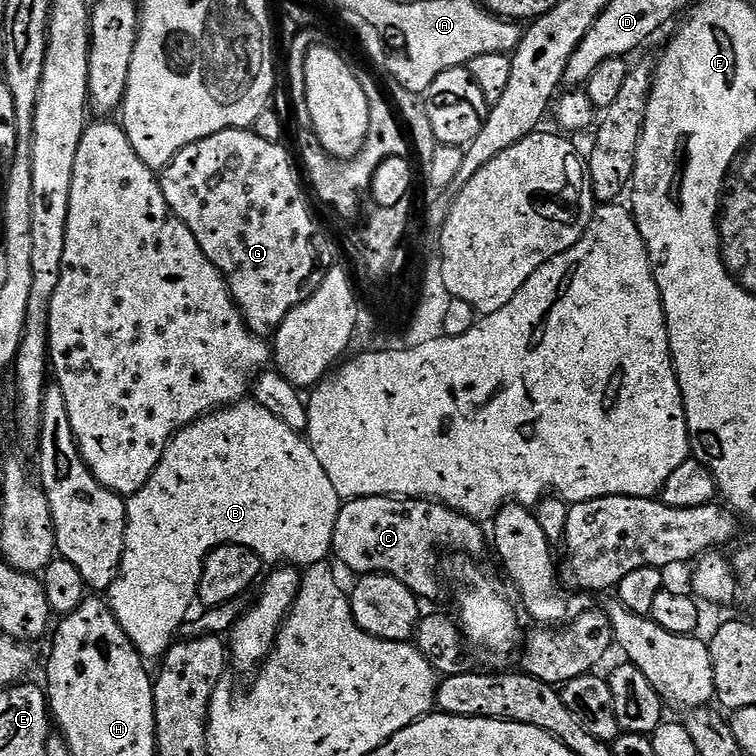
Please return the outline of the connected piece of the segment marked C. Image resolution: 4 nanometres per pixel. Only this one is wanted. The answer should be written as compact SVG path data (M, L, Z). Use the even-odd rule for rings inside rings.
M363 496L340 505L338 522L334 522L332 556L340 559L355 574L377 572L383 576L398 578L421 601L432 600L440 592L440 576L436 573L436 555L444 552L469 552L469 557L486 548L486 532L481 521L472 520L466 514L441 504L439 500L401 498L399 496Z

